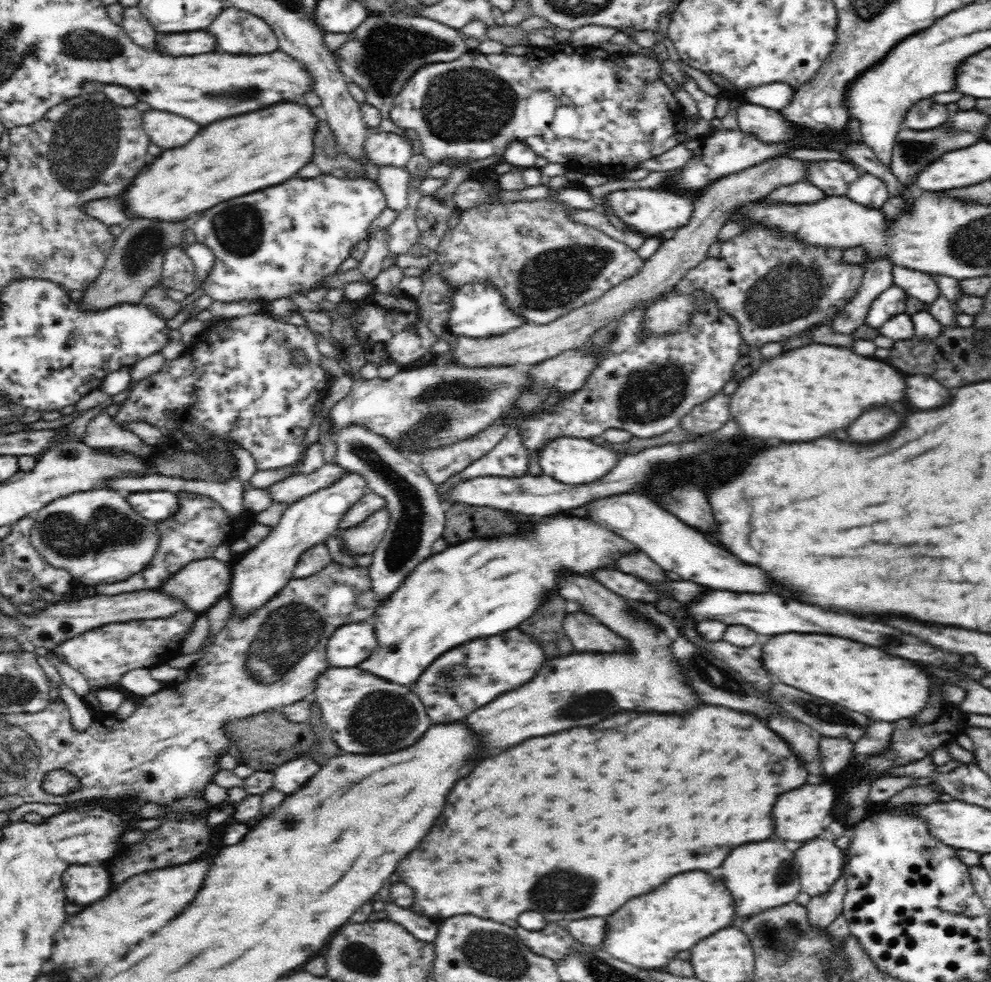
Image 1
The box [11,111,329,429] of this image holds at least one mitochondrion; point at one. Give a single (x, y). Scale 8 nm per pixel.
(241, 238)

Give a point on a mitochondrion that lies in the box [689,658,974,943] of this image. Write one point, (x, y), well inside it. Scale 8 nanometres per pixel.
(775, 883)

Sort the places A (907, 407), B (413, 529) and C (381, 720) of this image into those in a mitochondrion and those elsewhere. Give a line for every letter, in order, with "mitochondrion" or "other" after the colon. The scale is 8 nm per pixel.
A: other
B: mitochondrion
C: mitochondrion

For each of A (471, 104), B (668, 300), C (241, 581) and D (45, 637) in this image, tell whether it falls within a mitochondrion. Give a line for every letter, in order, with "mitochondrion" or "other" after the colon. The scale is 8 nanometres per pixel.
A: mitochondrion
B: other
C: other
D: other

